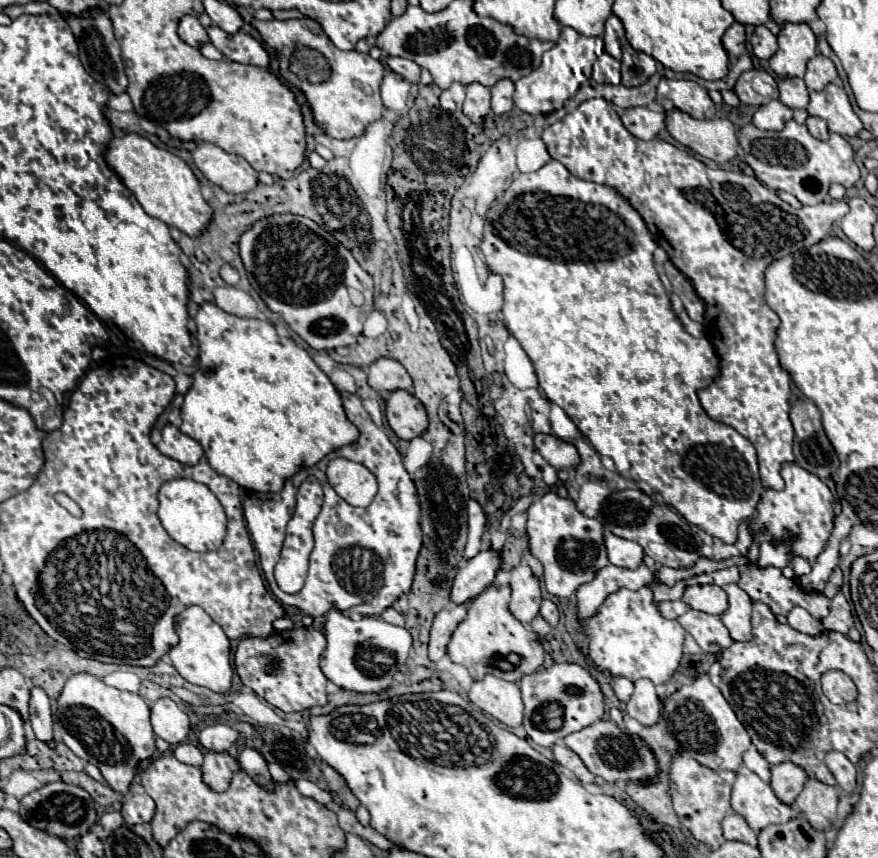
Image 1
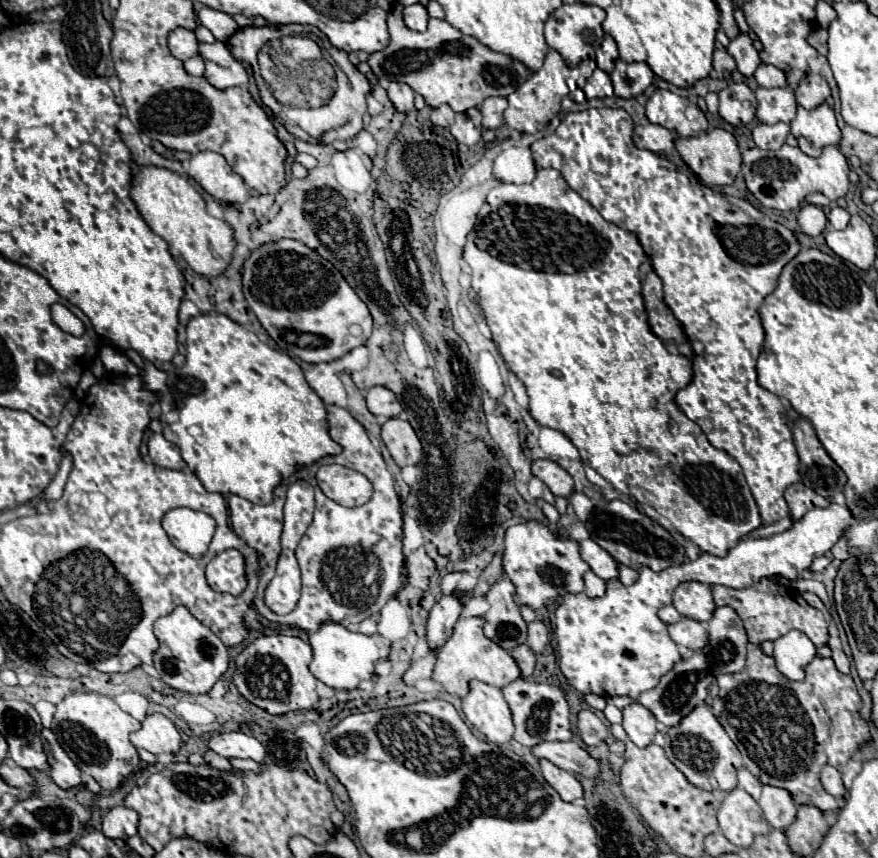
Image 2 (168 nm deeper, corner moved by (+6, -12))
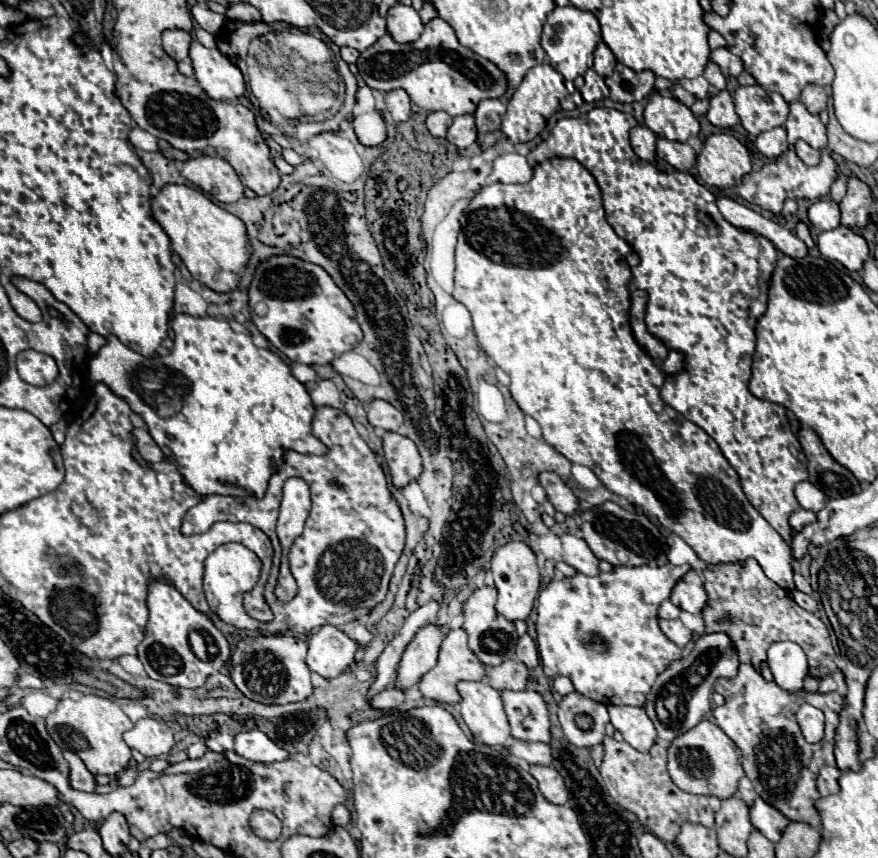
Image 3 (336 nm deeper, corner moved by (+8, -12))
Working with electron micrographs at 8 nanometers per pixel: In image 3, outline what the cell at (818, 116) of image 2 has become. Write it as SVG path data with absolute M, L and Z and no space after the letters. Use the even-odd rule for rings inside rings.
M801 102L789 104L789 116L785 122L789 144L793 146L799 138L813 148L823 148L827 144L827 130L821 124L819 116L811 114Z

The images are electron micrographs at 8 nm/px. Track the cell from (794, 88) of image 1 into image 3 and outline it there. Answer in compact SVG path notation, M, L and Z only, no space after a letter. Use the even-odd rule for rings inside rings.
M739 86L733 92L733 104L735 104L735 112L741 120L741 126L753 136L767 132L771 128L783 126L787 120L787 114L789 114L789 104L783 100L783 96L779 96L777 92L767 92L761 86Z

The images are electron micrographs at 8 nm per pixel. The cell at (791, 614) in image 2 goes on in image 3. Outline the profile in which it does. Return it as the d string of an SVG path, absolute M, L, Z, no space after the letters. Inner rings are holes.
M749 558L735 564L709 564L703 570L703 576L705 592L709 596L707 606L701 612L707 628L705 634L723 632L725 628L725 634L737 650L741 664L751 664L757 672L761 672L761 662L765 662L767 658L767 648L773 642L791 640L805 650L809 662L809 676L821 680L837 672L837 666L833 662L835 652L825 624L819 620L819 616L799 608L791 594L779 588L773 580L769 580L755 560ZM725 614L731 614L731 620L719 622L719 618L723 618Z

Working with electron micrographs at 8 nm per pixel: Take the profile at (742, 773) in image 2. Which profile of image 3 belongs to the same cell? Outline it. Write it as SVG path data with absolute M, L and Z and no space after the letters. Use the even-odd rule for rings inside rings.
M741 778L739 780L739 790L737 790L737 796L747 804L747 806L751 806L753 804L753 800L757 798L757 792L755 792L755 788L753 788L753 784L747 780L747 778Z

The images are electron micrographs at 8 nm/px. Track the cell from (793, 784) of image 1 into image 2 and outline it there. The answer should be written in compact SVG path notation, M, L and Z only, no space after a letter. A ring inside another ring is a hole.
M763 786L763 794L759 798L759 806L773 828L785 830L797 812L797 804L793 804L793 796L785 792L785 788L777 786Z

